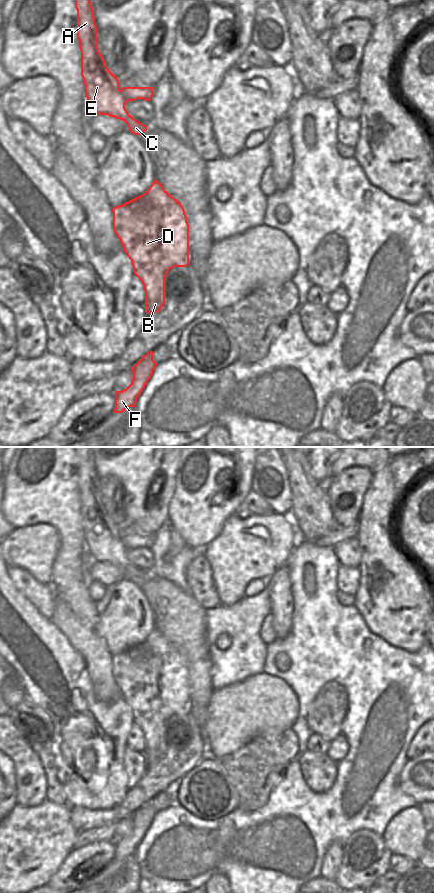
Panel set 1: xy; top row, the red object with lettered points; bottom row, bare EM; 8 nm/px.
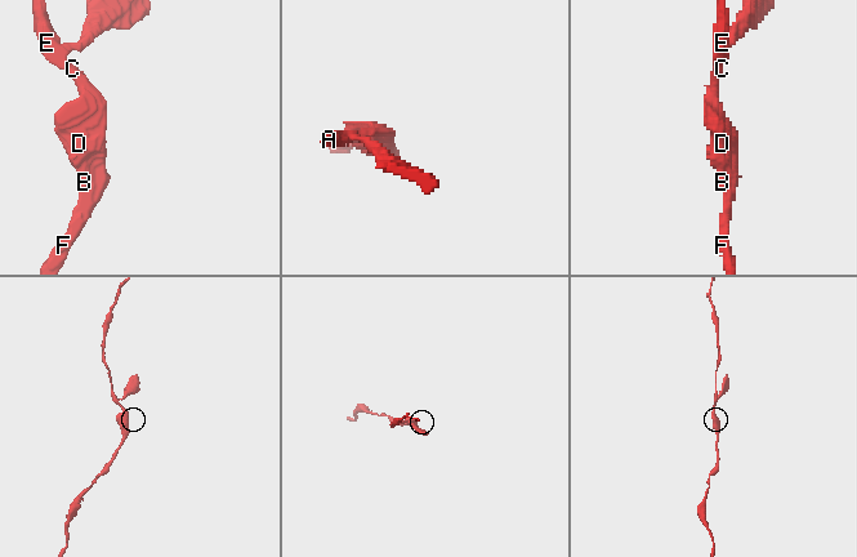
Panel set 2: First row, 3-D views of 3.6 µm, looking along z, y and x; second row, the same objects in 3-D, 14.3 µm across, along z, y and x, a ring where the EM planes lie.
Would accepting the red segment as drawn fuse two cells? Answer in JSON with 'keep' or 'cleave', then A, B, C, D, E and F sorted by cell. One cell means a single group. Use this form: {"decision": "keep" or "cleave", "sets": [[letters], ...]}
{"decision": "keep", "sets": [["A", "B", "C", "D", "E", "F"]]}

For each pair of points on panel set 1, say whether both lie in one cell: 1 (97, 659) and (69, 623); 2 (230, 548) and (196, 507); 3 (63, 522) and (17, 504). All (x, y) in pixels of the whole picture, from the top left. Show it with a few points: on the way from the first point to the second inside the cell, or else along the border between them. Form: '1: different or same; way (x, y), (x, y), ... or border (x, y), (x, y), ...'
1: same; way (93, 650), (77, 632)
2: different; border (232, 515), (225, 522), (221, 532), (202, 550)
3: same; way (52, 511), (45, 504), (28, 504)

